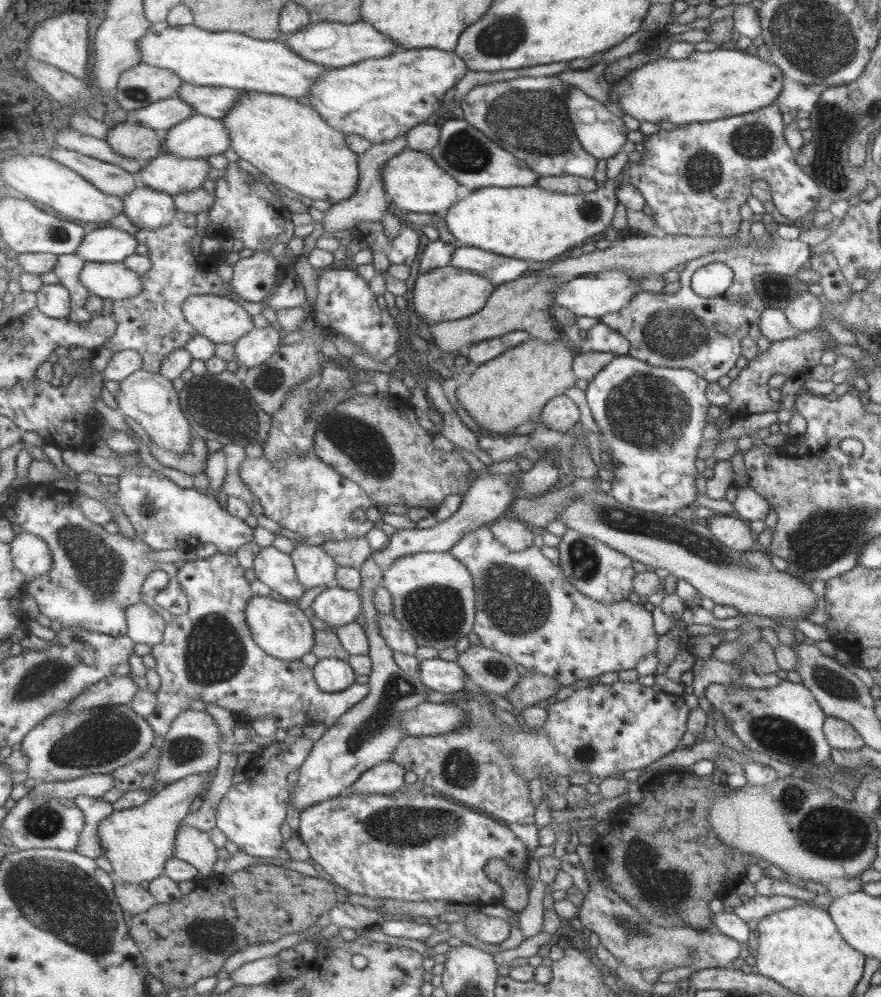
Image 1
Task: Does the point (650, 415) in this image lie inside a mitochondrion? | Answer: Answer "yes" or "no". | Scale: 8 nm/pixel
yes

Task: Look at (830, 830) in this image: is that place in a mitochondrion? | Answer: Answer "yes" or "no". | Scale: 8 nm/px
yes

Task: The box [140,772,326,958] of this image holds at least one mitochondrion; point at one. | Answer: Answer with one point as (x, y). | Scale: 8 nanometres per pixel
(212, 936)

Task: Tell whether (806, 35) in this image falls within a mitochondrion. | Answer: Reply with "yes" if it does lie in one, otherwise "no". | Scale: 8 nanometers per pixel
yes

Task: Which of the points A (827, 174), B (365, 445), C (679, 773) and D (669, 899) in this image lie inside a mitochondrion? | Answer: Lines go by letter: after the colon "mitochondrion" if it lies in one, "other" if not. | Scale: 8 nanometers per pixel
A: mitochondrion
B: mitochondrion
C: other
D: mitochondrion

